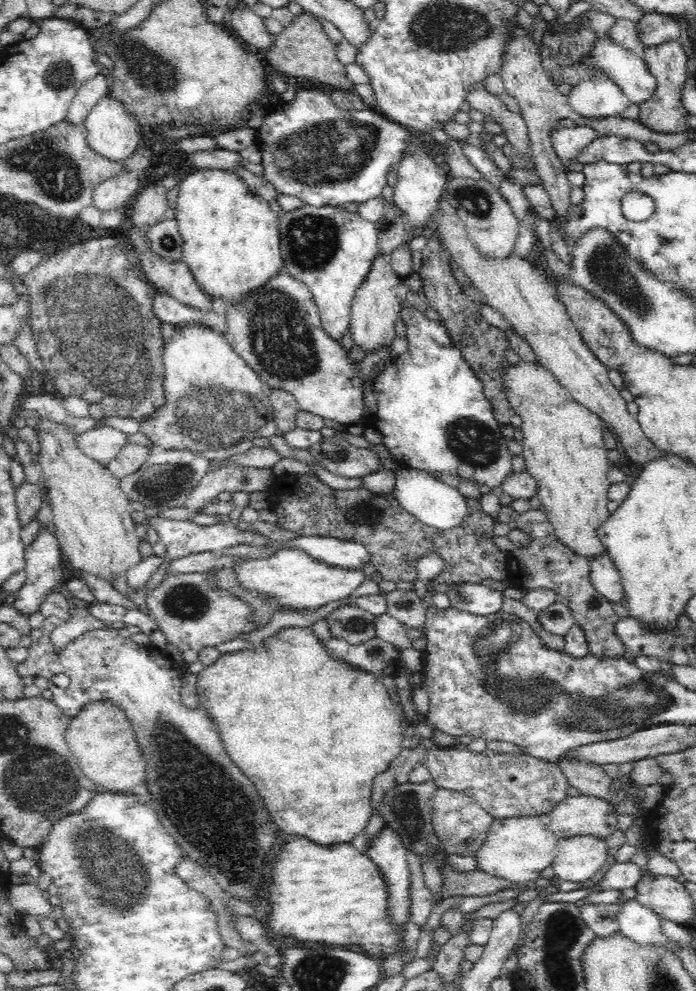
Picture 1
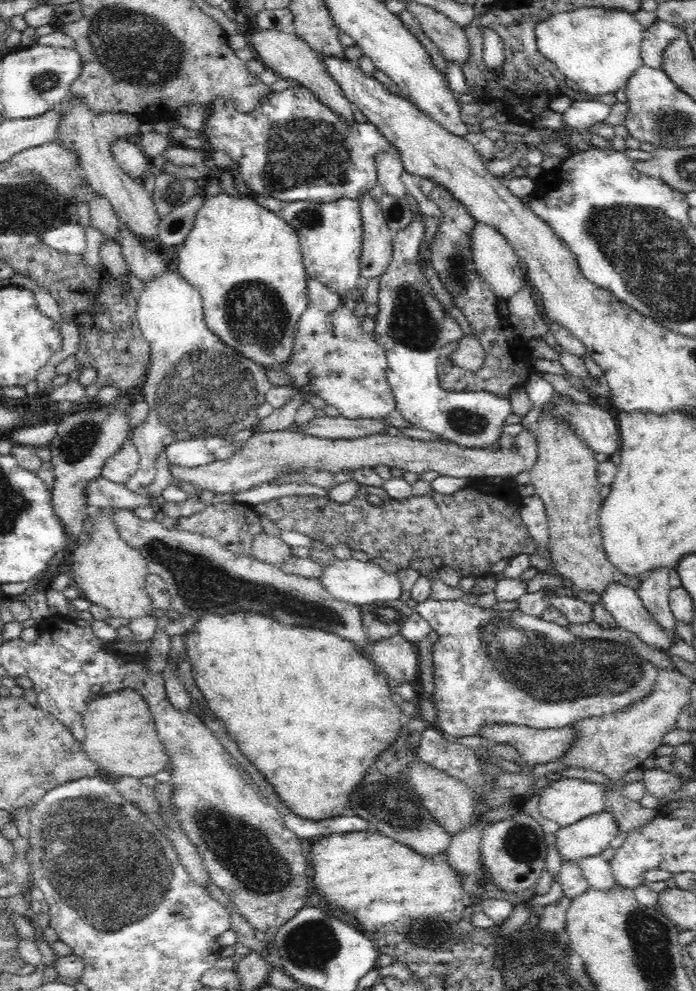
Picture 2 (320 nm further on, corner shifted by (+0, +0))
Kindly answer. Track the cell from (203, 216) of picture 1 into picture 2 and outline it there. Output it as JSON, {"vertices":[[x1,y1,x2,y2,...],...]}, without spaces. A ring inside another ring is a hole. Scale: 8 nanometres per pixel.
{"vertices":[[218,193,216,195,206,196,195,214,192,231,188,234,183,244,176,248,178,254,178,274,183,280,190,283,201,294,202,306,205,313,205,323,210,331,226,346,238,351,238,354,258,363,265,369,272,368,281,362,286,362,291,356,292,343,294,342,295,327,298,324,299,316,307,308,307,280,306,269,302,262,302,249,299,248,298,236,292,230,281,216,274,211,262,207,252,195,239,197,228,195,227,193]]}

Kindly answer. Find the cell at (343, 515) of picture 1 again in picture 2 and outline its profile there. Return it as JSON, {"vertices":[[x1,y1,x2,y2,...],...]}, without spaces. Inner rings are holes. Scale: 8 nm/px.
{"vertices":[[474,478,474,484,467,488,458,490,454,494,439,494,428,492,424,496,414,496,406,500,395,500,385,490,376,486,360,486,355,498,346,504,337,504,330,498,322,496,282,496,262,502,253,506,253,510,260,516,266,516,281,530,294,530,301,532,313,540,325,541,330,547,336,546,338,542,349,546,352,550,362,550,368,556,382,556,394,562,400,568,406,568,410,564,410,552,404,550,410,544,418,545,422,541,429,549,425,558,434,558,437,554,444,566,455,571,460,578,473,576,474,578,485,577,490,573,491,568,504,558,510,558,517,554,532,554,536,545,532,535,529,534,527,526,523,523,519,513,518,504,509,504,509,500,500,494,500,488,492,484,492,478]]}

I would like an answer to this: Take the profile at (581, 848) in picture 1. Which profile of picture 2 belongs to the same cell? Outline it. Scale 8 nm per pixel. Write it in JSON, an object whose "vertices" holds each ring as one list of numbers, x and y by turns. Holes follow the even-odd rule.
{"vertices":[[604,809,555,832,556,846,562,864,580,864,586,857,597,857,610,847,617,833,616,819]]}

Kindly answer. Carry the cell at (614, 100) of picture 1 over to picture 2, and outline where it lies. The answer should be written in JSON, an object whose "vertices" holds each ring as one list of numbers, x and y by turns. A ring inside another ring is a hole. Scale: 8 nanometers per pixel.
{"vertices":[[578,9,572,13,554,14,548,21,537,26,537,49,542,56,556,65,556,68,578,84,580,91,590,95,615,94,623,90,634,74,643,65,640,42,645,28,633,14,624,10,608,12,604,9]]}

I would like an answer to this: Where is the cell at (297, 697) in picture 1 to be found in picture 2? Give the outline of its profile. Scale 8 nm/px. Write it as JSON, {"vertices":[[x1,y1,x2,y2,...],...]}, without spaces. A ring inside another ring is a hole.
{"vertices":[[208,613,199,617,195,627,184,636,186,655,191,662,194,675,194,684,198,685,203,700,215,715,217,720,224,724,228,734,238,743,246,760,250,761,262,776,274,786,274,792,286,808,295,816,310,821,322,821,334,817,348,817,353,814,354,806,352,794,356,792,357,786,361,784,365,774,374,764,379,754,382,754,401,732,401,728,411,719,406,716,392,701,393,687,388,677,376,668,368,656,352,641,343,639,334,633,324,630,302,628,302,626,286,625,272,617,261,616,258,613,232,613,220,615]]}

